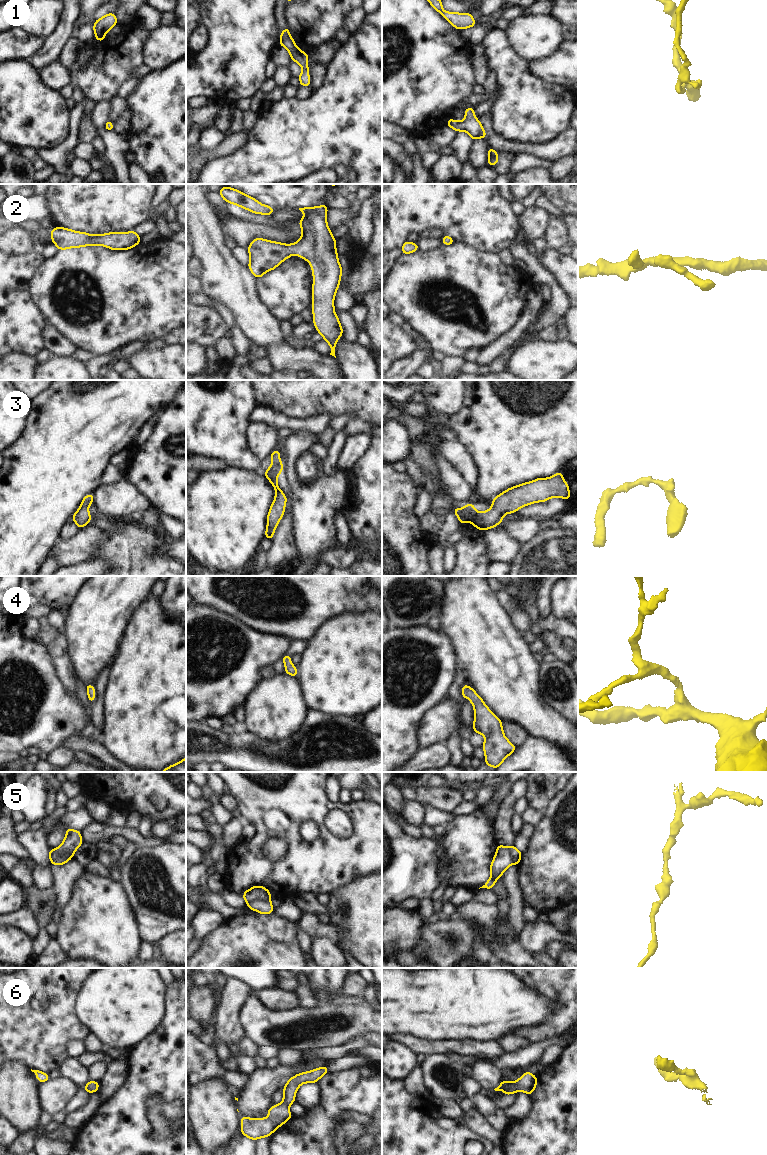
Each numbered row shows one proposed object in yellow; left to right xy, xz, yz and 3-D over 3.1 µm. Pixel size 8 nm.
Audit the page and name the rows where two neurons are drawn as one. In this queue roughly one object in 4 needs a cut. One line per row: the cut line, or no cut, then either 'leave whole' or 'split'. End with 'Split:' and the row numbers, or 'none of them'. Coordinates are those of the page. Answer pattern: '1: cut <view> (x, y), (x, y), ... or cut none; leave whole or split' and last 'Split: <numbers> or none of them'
1: cut none; leave whole
2: cut none; leave whole
3: cut none; leave whole
4: cut none; leave whole
5: cut xz (269, 897), (254, 899), (247, 904); split
6: cut none; leave whole
Split: 5

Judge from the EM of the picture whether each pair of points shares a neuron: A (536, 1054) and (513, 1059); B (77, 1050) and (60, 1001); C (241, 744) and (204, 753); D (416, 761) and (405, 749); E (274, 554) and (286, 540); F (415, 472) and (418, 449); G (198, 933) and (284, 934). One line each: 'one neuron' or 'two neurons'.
A: one neuron
B: two neurons
C: one neuron
D: two neurons
E: one neuron
F: two neurons
G: two neurons

